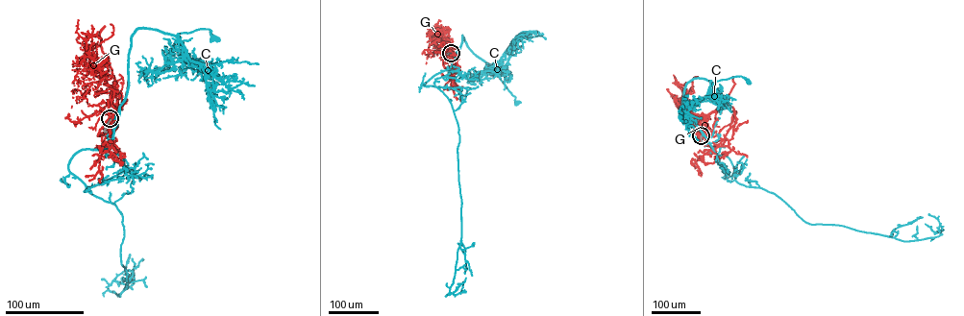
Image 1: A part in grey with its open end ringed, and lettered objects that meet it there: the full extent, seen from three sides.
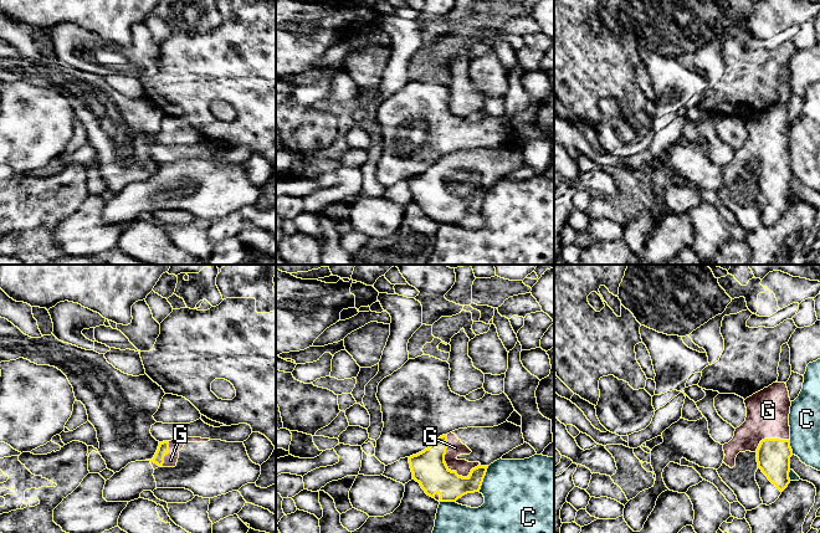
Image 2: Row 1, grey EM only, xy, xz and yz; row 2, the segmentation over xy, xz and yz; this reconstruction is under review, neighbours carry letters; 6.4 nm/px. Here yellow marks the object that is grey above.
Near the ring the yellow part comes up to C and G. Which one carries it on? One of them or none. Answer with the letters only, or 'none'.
G

